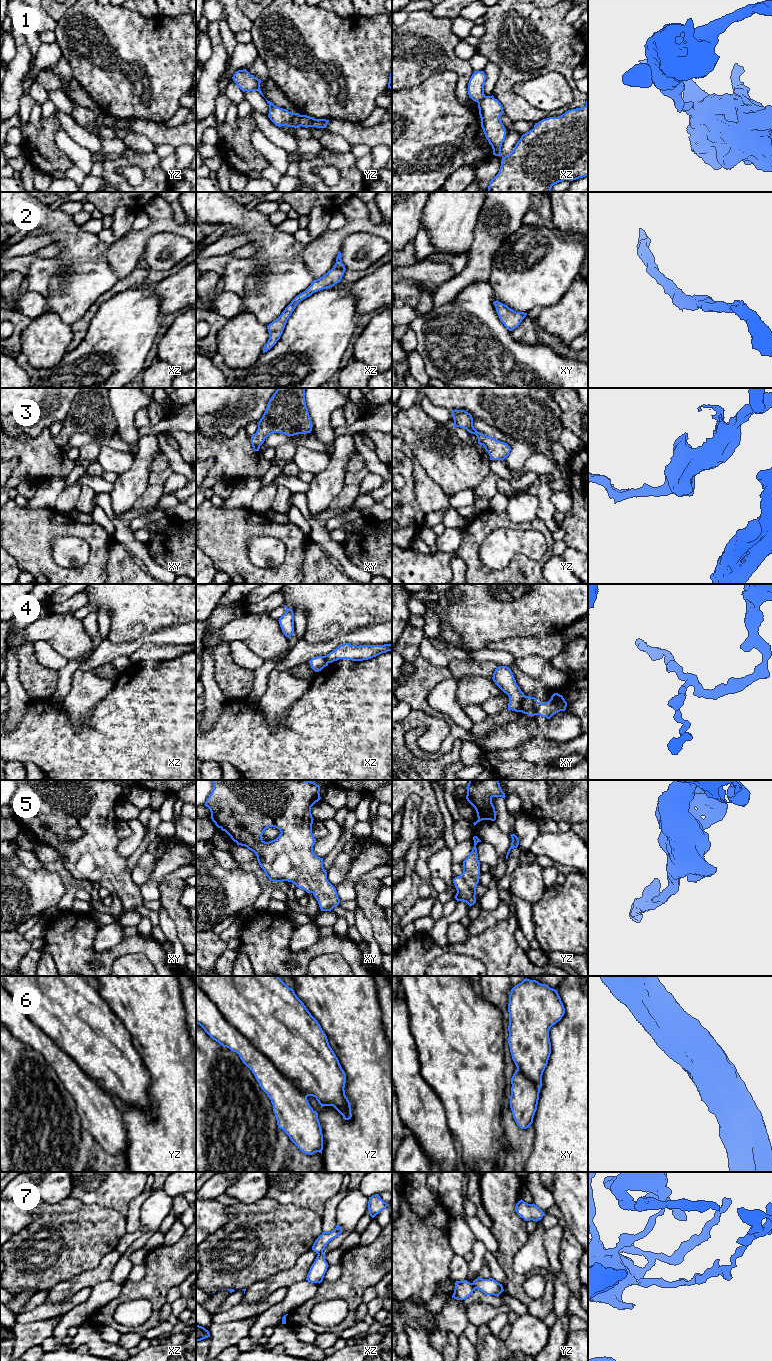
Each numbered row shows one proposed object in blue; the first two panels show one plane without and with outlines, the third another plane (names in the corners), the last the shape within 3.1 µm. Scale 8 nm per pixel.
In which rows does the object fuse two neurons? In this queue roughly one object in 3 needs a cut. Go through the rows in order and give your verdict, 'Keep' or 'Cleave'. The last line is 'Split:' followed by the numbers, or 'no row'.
1: Cleave
2: Keep
3: Keep
4: Cleave
5: Keep
6: Keep
7: Cleave
Split: 1, 4, 7

